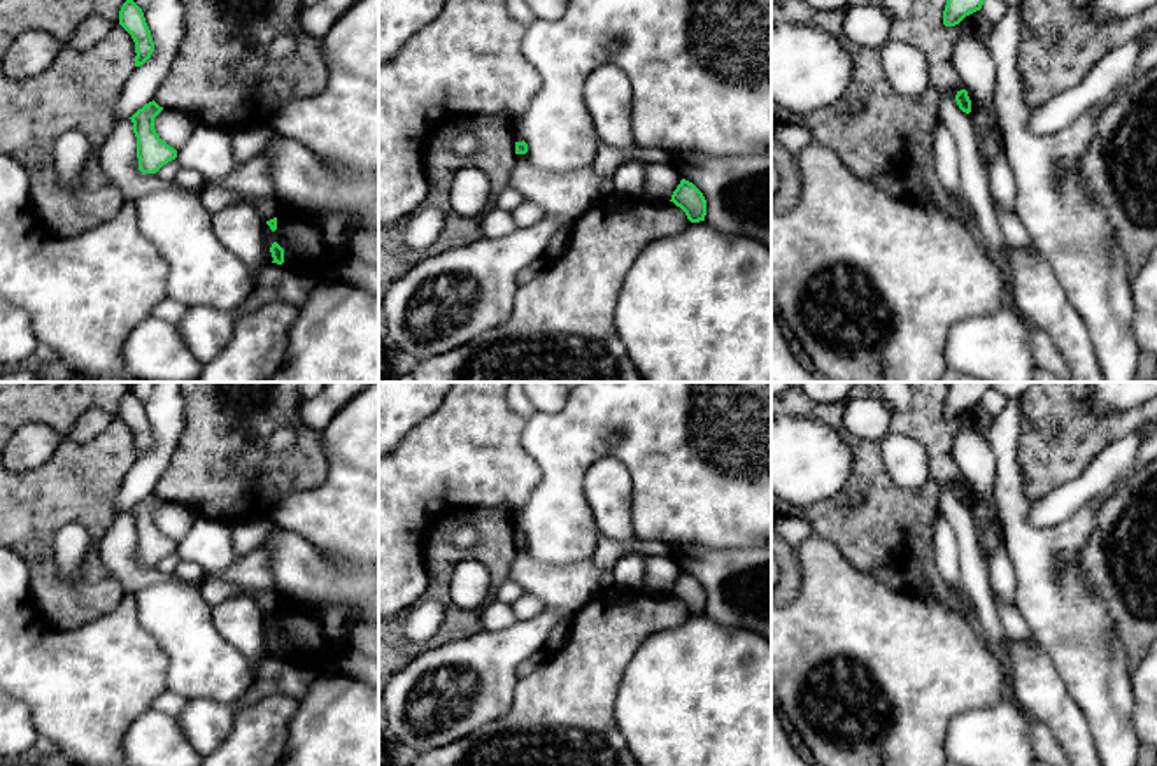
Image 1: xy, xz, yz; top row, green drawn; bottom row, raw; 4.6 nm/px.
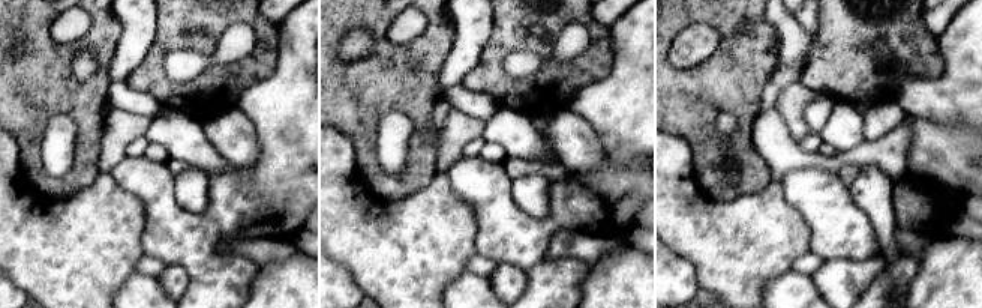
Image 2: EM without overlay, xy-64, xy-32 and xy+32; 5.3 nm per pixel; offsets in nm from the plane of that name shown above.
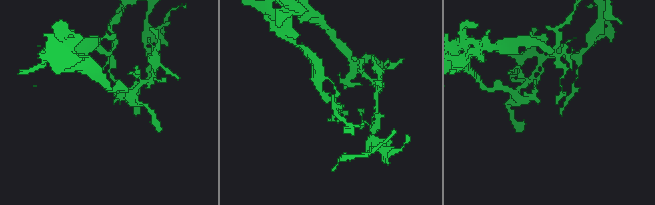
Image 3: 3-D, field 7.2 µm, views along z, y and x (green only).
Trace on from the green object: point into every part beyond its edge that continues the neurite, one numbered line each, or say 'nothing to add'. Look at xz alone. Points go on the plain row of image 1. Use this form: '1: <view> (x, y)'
1: xz (468, 454)

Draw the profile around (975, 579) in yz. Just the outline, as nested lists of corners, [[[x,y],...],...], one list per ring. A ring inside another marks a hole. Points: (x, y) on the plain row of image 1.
[[[947,489],[940,494],[940,512],[957,536],[961,584],[973,605],[978,635],[997,657],[1006,659],[1006,640],[971,508],[959,501],[955,491]]]

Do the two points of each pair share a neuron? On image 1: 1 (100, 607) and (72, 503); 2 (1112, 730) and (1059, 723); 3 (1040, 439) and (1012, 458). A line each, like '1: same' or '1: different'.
1: same
2: different
3: different

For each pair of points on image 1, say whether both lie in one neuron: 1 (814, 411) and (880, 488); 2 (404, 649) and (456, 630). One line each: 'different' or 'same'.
1: same
2: same

